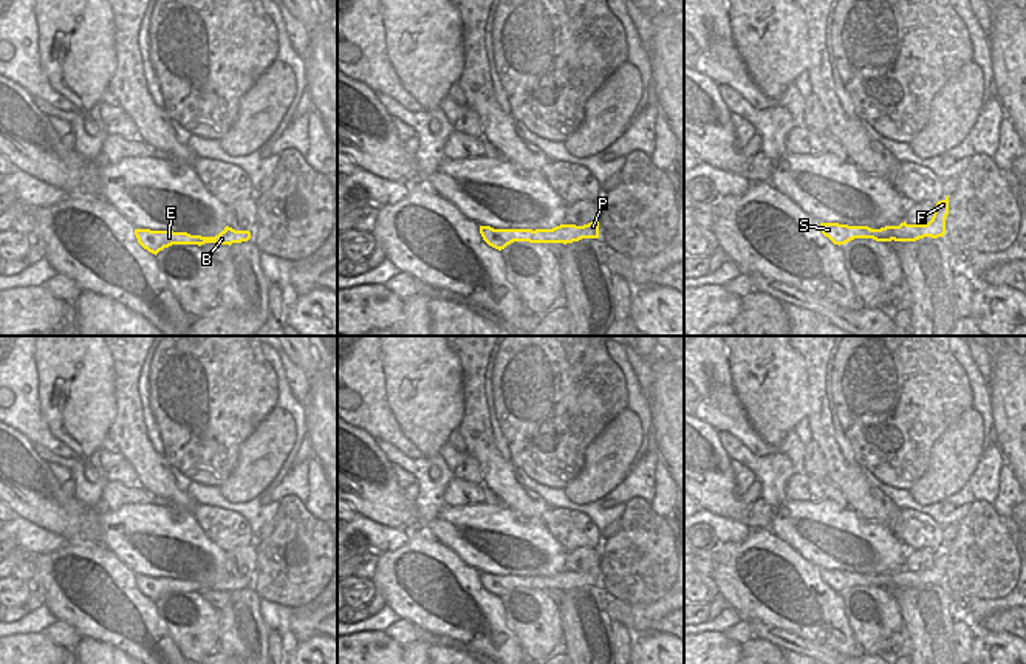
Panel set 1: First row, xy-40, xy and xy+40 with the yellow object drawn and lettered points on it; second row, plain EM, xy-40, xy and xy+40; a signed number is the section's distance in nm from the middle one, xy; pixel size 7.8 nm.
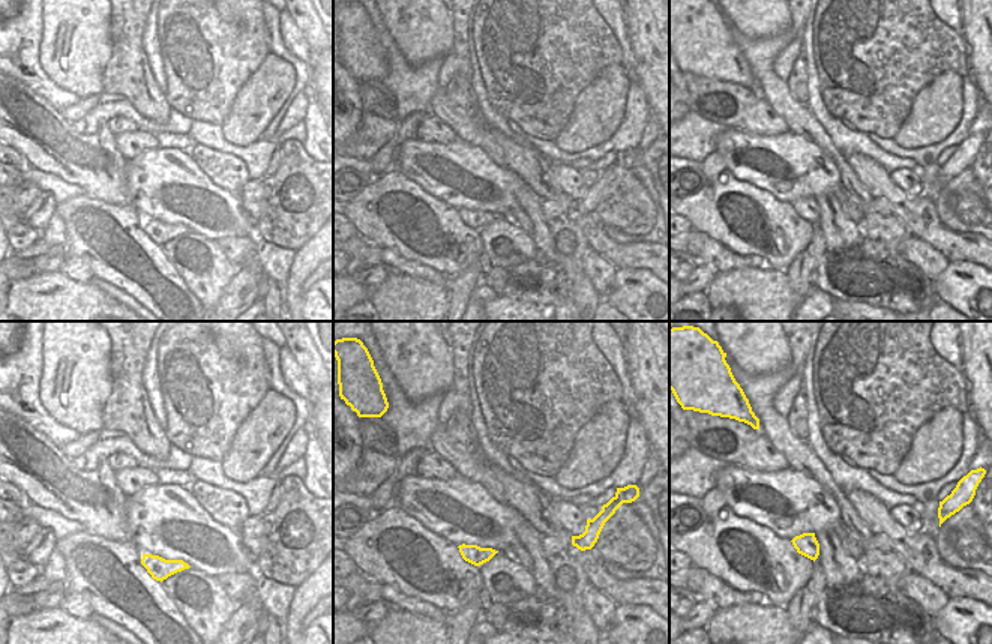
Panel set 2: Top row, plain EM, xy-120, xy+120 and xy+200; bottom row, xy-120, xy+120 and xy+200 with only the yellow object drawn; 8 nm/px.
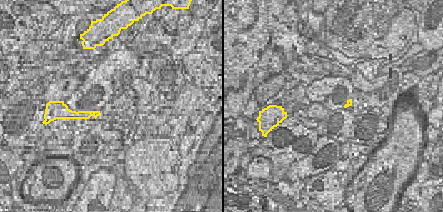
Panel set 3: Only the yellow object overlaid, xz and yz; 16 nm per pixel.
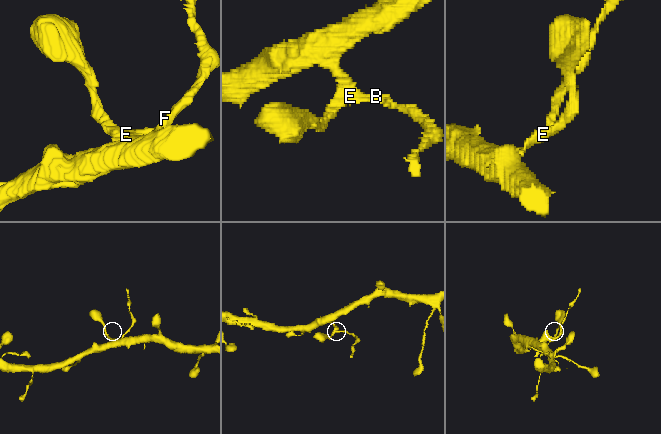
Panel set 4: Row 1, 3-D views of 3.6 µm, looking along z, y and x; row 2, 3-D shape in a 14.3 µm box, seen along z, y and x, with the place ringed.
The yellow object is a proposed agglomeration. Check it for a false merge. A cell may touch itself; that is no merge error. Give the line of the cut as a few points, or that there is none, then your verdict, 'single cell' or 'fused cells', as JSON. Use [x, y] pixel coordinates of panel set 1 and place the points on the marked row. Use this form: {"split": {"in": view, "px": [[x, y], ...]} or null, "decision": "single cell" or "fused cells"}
{"split": {"in": "xy+40", "px": [[884, 228], [906, 231], [910, 236]]}, "decision": "fused cells"}

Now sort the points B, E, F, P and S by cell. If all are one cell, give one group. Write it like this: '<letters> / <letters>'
B F P / E S

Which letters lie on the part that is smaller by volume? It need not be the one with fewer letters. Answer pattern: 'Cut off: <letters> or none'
Cut off: B, F, P

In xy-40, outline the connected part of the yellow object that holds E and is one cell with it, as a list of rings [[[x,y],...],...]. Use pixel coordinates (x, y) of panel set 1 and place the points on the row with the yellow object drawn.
[[[135,229],[138,243],[152,254],[158,254],[164,248],[172,245],[204,245],[206,241],[201,235],[190,235],[187,232],[173,231],[150,231],[150,229]]]

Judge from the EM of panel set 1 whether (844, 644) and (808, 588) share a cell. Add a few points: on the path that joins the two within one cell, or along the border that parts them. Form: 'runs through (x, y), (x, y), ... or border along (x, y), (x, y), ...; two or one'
runs through (833, 630), (808, 602); one

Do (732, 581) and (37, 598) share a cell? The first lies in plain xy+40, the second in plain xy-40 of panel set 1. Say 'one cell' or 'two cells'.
two cells

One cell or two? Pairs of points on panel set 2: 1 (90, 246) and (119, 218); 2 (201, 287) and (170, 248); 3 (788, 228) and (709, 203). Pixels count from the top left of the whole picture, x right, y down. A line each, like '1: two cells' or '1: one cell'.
1: one cell
2: one cell
3: one cell

